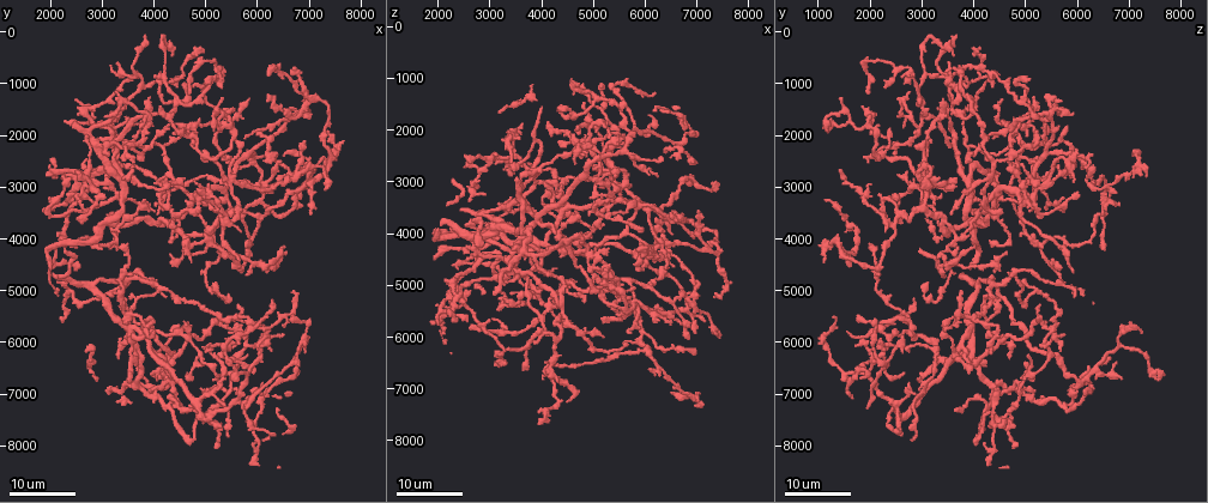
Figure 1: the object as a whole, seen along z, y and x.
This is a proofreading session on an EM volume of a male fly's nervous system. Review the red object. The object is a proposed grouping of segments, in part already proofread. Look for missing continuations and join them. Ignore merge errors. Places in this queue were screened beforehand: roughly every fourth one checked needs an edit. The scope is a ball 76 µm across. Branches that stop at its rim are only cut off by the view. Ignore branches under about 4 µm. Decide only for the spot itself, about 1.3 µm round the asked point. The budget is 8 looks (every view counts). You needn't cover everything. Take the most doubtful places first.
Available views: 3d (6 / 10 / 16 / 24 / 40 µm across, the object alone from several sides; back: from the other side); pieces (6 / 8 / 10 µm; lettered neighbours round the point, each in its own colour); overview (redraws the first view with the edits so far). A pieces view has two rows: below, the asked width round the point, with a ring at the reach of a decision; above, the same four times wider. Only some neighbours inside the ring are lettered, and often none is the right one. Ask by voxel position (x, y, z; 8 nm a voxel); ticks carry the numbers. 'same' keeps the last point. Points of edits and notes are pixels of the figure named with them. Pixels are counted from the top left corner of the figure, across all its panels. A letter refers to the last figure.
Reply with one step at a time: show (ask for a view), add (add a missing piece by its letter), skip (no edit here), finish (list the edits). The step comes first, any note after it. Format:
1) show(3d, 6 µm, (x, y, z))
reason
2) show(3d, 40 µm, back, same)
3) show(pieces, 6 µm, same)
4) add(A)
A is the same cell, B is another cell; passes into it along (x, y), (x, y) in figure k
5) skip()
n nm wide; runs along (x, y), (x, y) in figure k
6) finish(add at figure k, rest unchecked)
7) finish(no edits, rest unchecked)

show(3d, 16 µm, (4250, 5100, 6000))
thin end

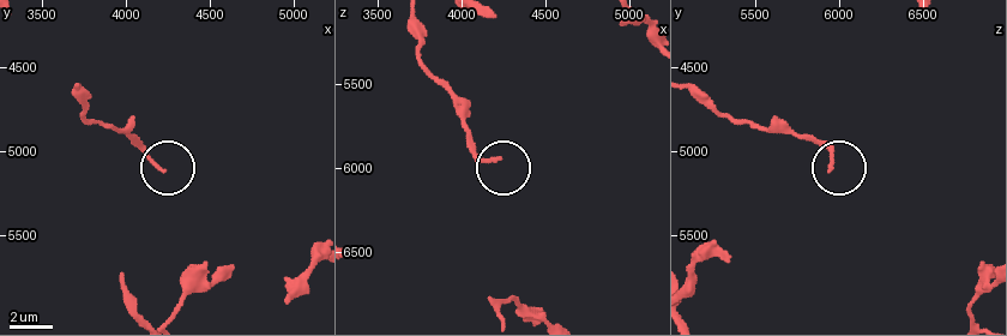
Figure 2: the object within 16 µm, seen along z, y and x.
show(3d, 6 µm, (4240, 5120, 5960))

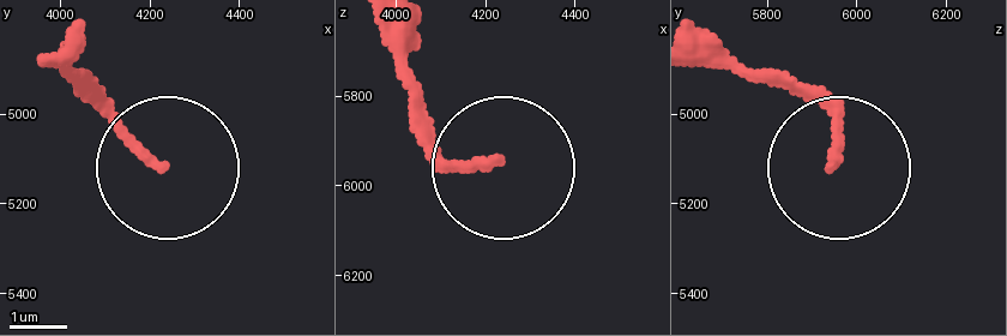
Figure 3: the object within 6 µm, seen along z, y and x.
show(pieces, 8 µm, (4225, 5115, 5945))

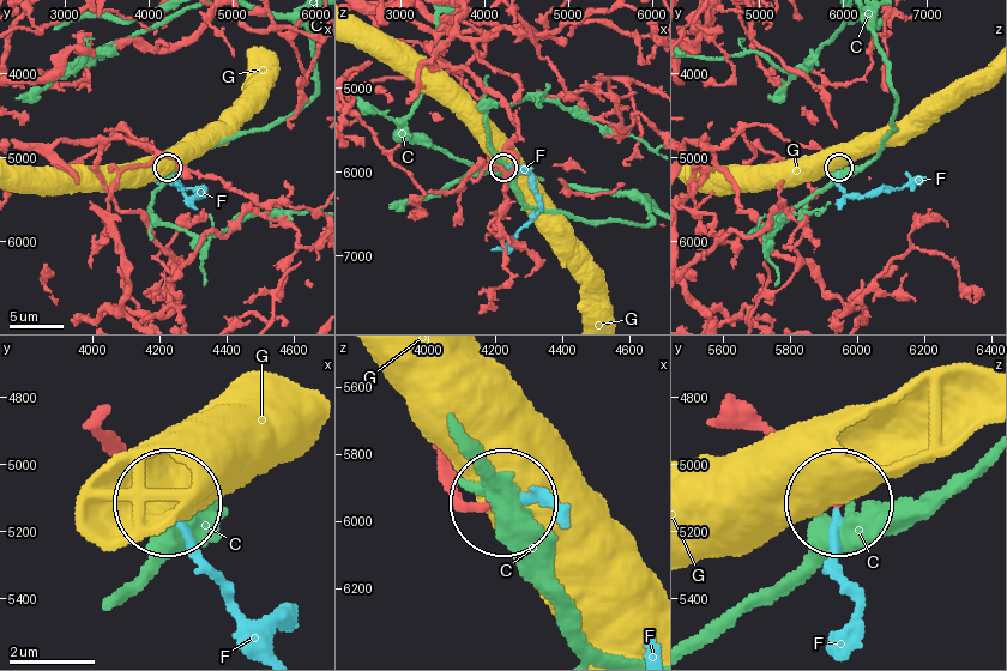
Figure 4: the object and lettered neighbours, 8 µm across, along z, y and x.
add(F)
F is the same cell, C and G are other cells; the neuron continues

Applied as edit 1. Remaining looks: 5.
show(3d, 24 µm, (5750, 4650, 5900))
free end

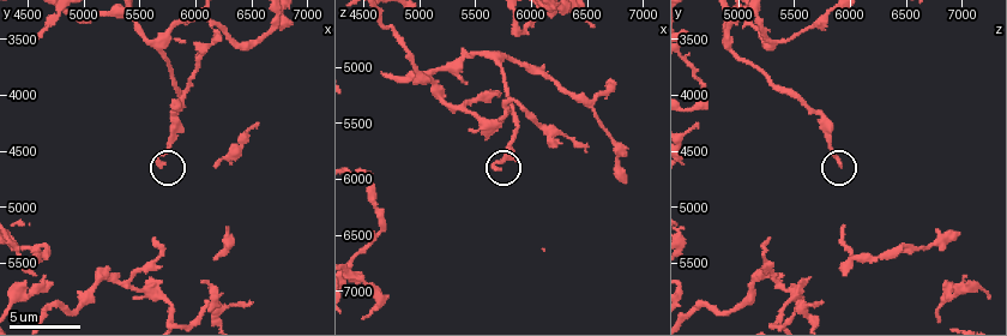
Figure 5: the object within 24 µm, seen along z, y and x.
show(pieces, 10 µm, (5680, 4620, 5880))

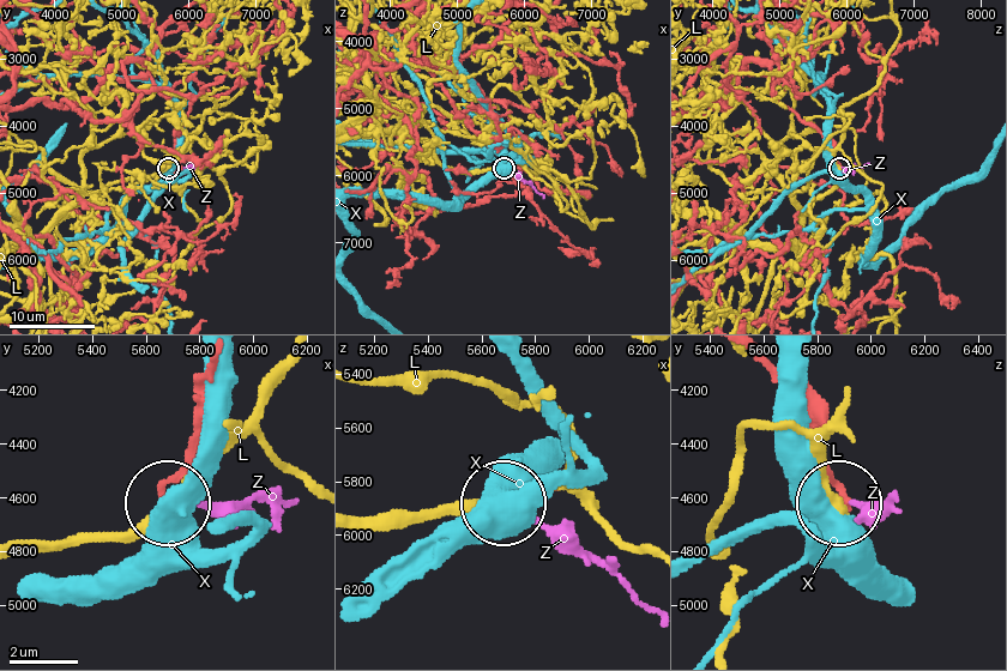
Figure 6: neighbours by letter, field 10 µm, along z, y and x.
skip()
L, X and Z are other cells; no lettered piece goes on from it

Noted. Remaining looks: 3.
show(3d, 24 µm, (6950, 2550, 4950))

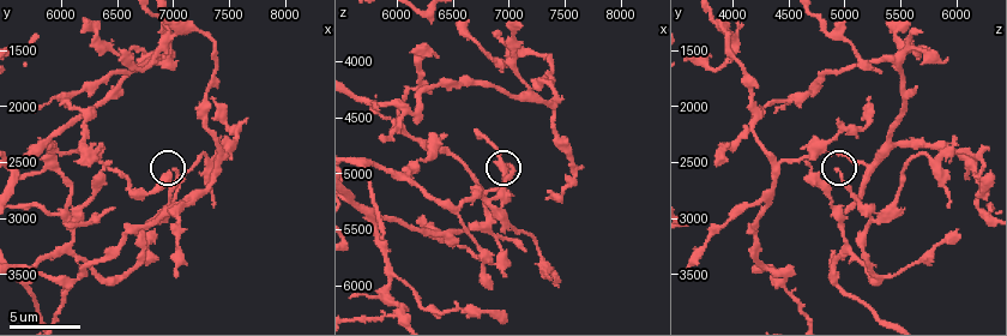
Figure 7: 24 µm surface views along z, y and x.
show(3d, 6 µm, (7020, 2580, 4920))

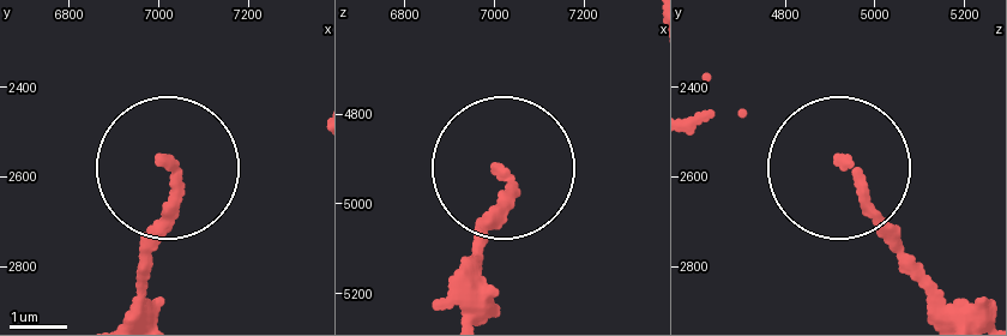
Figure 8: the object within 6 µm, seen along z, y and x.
show(pieces, 10 µm, (7025, 2570, 4925))

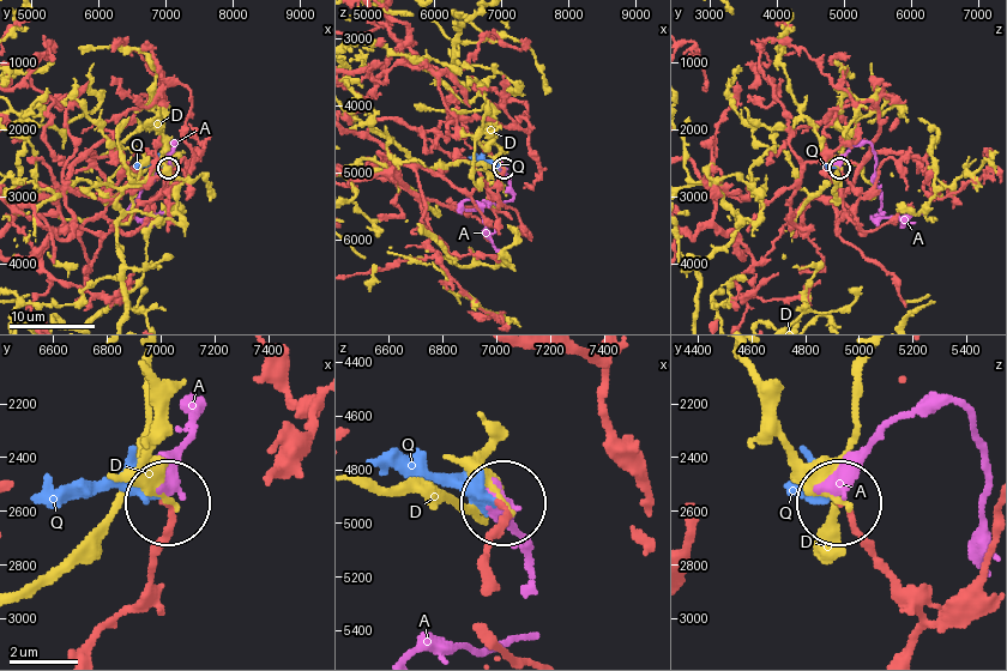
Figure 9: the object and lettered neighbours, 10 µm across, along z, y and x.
skip()
A, D and Q are other cells; runs along (408, 164), (463, 192), (490, 187), (504, 169) in figure 9; no lettered piece goes on from it

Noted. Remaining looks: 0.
finish(add at figure 4, rest unchecked)

